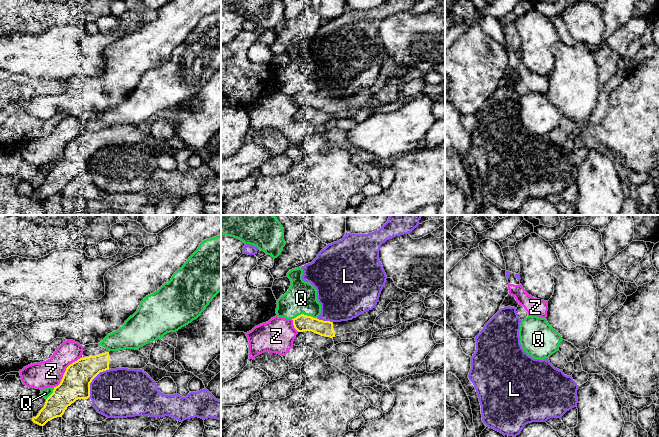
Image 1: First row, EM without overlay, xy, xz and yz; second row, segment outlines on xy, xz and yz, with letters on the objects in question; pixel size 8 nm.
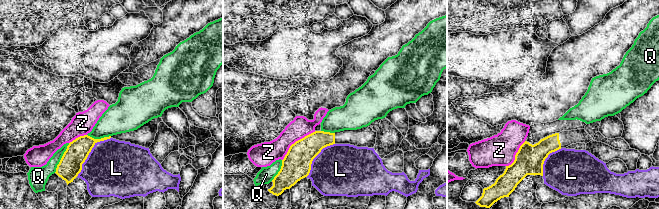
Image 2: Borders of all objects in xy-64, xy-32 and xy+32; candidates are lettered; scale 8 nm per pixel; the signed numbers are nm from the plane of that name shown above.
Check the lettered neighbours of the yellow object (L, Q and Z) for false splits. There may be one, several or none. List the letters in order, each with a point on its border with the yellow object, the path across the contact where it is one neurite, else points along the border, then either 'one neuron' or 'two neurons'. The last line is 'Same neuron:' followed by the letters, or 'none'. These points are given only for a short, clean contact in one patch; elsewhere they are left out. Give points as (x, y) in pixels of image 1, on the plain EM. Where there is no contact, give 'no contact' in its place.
L: contact xy (92, 155); two neurons
Q: contact xz (304, 91); two neurons
Z: contact xy (65, 147); two neurons
Same neuron: none

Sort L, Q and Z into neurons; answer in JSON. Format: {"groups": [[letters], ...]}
{"groups": [["L"], ["Q"], ["Z"]]}

